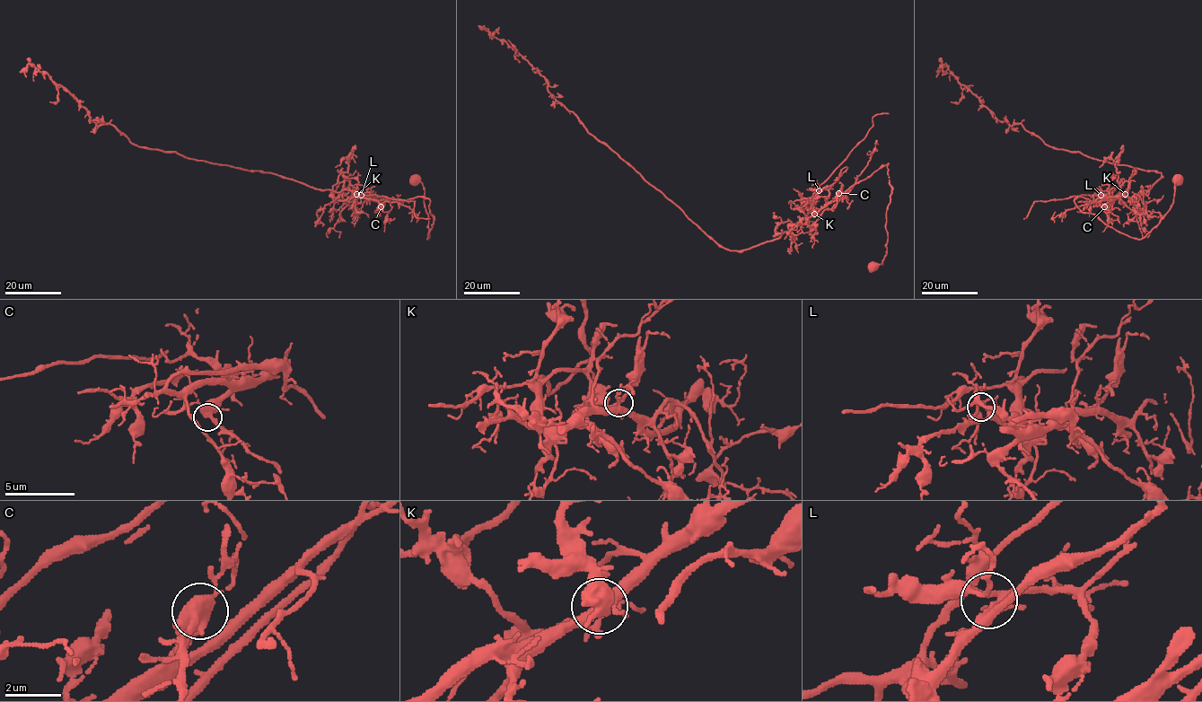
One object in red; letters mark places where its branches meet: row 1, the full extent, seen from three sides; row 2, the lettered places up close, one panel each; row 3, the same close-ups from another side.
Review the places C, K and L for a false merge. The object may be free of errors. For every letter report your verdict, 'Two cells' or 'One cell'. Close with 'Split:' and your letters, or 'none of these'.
C: One cell
K: Two cells
L: One cell
Split: K

